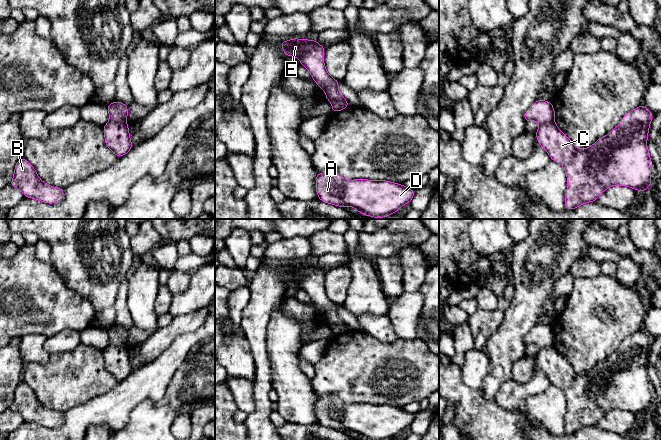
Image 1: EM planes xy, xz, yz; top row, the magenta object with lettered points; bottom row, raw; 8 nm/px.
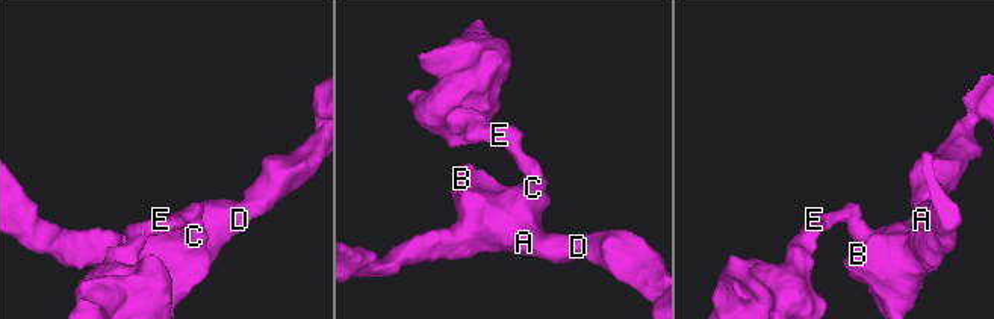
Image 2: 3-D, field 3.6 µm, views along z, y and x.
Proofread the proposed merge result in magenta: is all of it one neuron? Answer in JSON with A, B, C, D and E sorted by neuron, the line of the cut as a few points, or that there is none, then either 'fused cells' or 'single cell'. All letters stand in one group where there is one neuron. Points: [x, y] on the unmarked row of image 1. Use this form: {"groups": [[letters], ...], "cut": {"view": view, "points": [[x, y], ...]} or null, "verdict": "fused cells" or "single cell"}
{"groups": [["A", "B", "C", "D"], ["E"]], "cut": {"view": "xy", "points": [[110, 344], [125, 346]]}, "verdict": "fused cells"}

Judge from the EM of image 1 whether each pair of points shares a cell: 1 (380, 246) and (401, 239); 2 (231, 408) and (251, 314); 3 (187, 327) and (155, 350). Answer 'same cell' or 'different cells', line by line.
1: same cell
2: different cells
3: same cell

